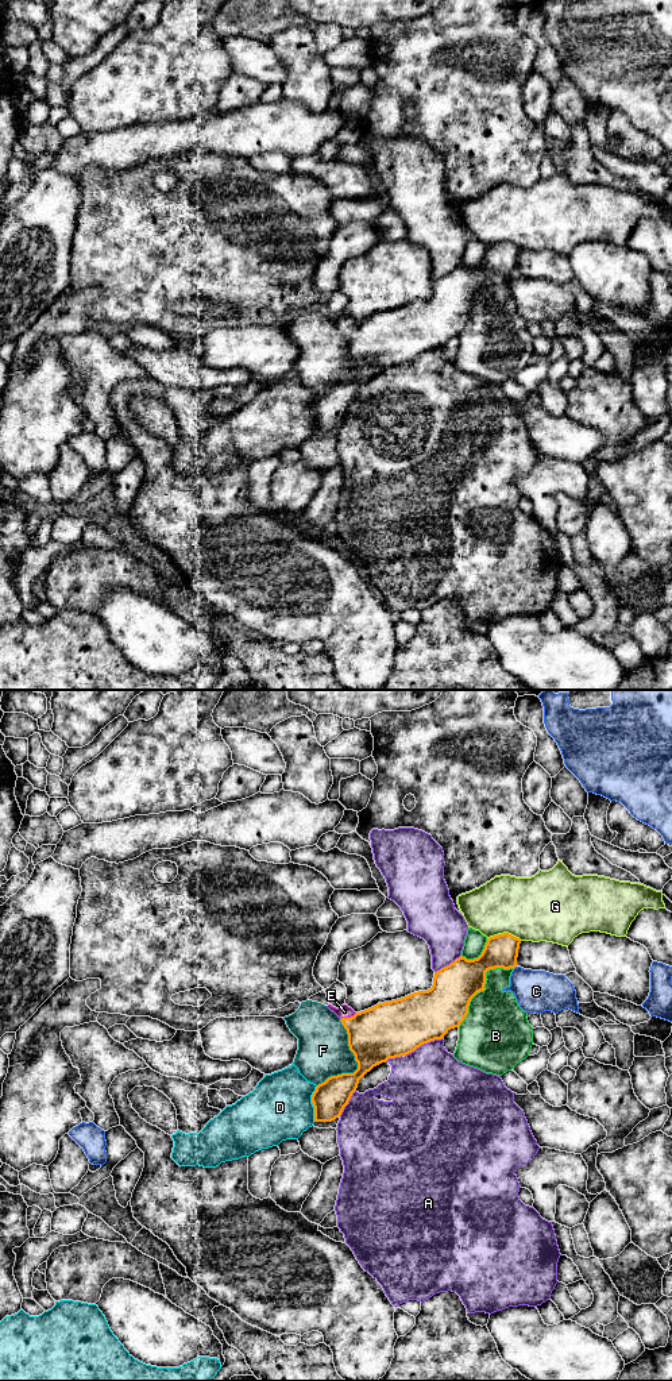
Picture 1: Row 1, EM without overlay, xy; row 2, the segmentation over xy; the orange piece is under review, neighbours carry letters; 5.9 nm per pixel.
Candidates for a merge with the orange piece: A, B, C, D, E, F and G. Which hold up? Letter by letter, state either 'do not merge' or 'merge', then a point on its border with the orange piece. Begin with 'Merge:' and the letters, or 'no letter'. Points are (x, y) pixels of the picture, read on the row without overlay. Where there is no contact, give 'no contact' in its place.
Merge: E
A: do not merge | xy (423, 353)
B: do not merge | xy (485, 297)
C: do not merge | xy (514, 276)
D: do not merge | xy (312, 411)
E: merge | xy (348, 327)
F: do not merge | xy (358, 373)
G: do not merge | xy (505, 242)

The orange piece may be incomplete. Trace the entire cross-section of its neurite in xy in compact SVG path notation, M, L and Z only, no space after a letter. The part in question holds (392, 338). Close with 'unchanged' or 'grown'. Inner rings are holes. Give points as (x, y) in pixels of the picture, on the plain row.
M509 242L490 246L478 267L460 265L435 281L430 298L378 312L360 321L347 313L339 317L328 313L347 339L358 378L331 385L316 396L312 404L314 431L339 427L359 389L374 375L406 364L459 336L468 323L471 308L486 298L486 281L517 275L520 252L521 248Z; grown

